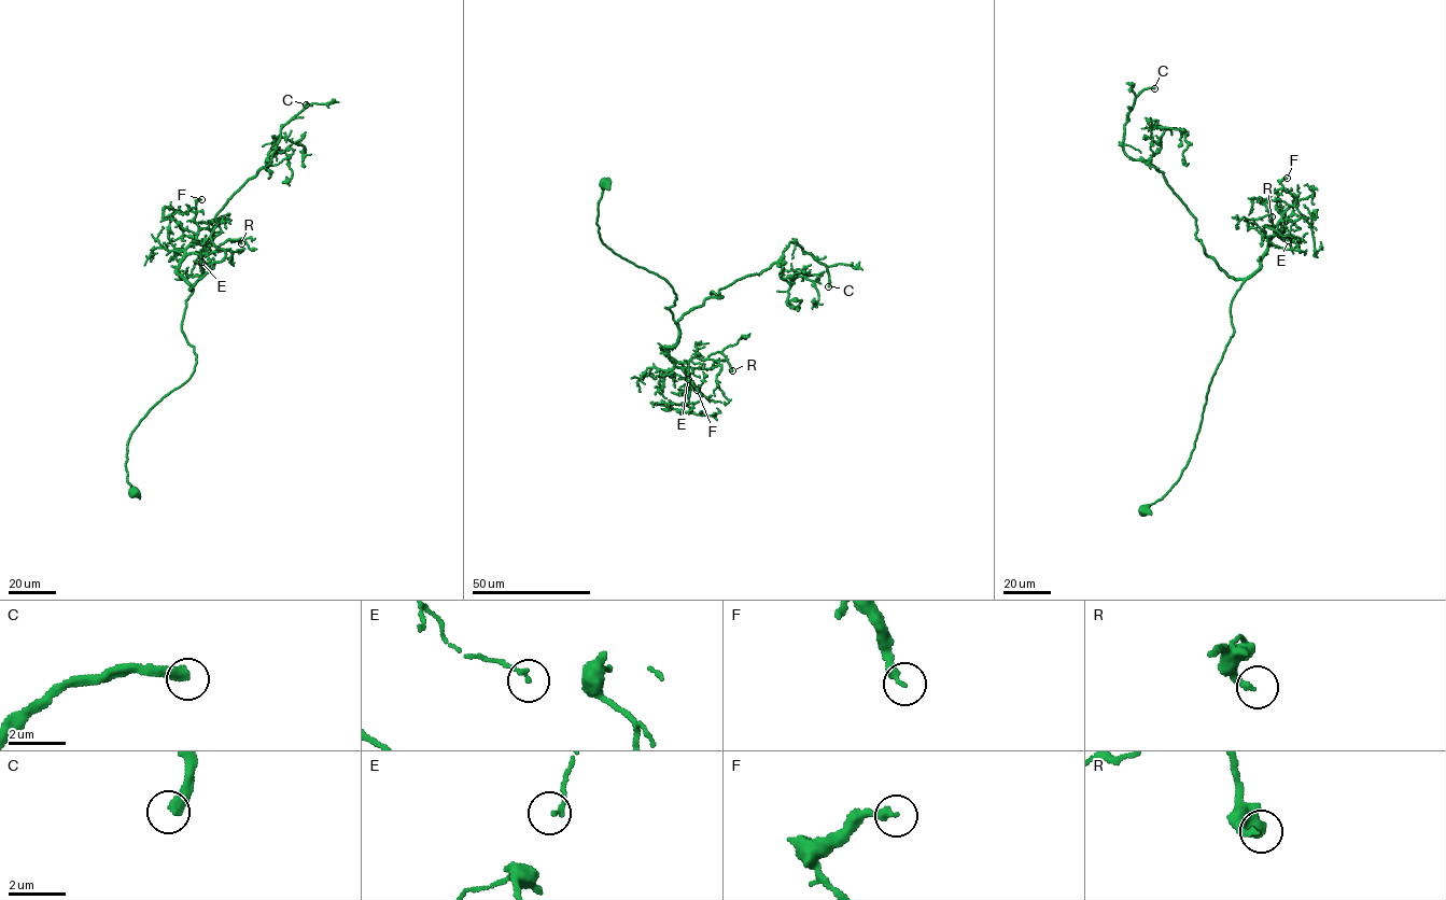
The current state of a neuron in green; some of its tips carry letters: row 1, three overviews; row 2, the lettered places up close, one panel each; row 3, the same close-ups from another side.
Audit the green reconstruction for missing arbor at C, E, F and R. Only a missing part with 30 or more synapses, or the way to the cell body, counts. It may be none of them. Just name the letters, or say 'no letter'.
C

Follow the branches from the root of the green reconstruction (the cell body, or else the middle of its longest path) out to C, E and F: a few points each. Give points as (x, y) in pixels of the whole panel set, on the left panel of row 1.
C: (135, 491), (130, 433), (196, 363), (183, 315), (225, 254), (211, 238), (215, 216), (306, 104)
E: (135, 491), (130, 433), (196, 363), (182, 329), (193, 287), (177, 269), (192, 244), (204, 245), (201, 262)
F: (135, 491), (130, 433), (196, 363), (182, 329), (193, 287), (177, 269), (200, 228), (201, 199)

